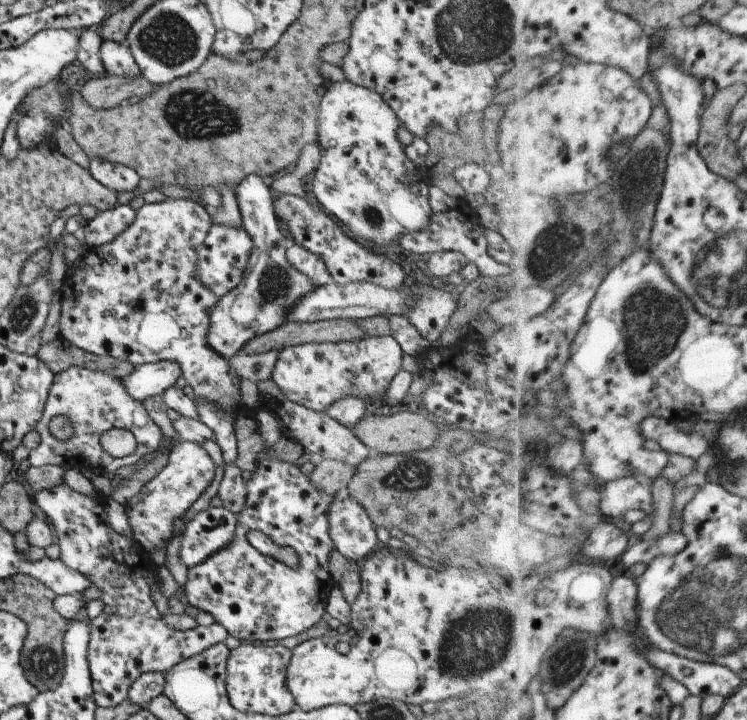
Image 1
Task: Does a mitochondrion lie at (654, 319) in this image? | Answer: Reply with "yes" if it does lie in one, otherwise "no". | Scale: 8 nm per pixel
yes

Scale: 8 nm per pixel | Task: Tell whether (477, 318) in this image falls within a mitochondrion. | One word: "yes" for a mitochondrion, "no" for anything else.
no

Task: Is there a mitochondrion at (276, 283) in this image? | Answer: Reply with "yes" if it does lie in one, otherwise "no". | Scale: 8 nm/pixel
yes

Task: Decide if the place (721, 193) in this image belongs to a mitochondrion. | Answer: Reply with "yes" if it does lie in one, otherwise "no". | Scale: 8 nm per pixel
no

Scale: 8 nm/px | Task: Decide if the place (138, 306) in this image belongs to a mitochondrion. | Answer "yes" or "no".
yes

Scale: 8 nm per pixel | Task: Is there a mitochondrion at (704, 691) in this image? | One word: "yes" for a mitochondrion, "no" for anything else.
no

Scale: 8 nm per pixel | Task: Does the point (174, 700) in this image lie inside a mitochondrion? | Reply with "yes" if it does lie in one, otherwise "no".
no

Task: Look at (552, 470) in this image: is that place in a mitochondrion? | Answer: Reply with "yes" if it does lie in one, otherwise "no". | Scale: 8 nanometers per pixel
no

